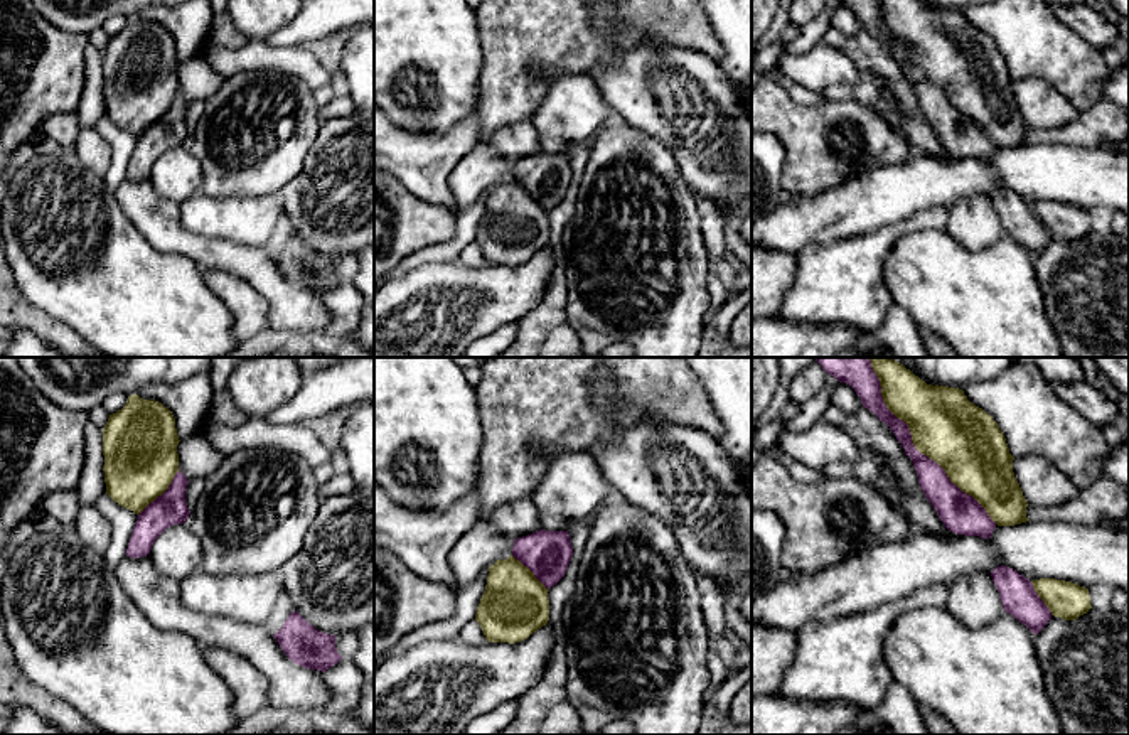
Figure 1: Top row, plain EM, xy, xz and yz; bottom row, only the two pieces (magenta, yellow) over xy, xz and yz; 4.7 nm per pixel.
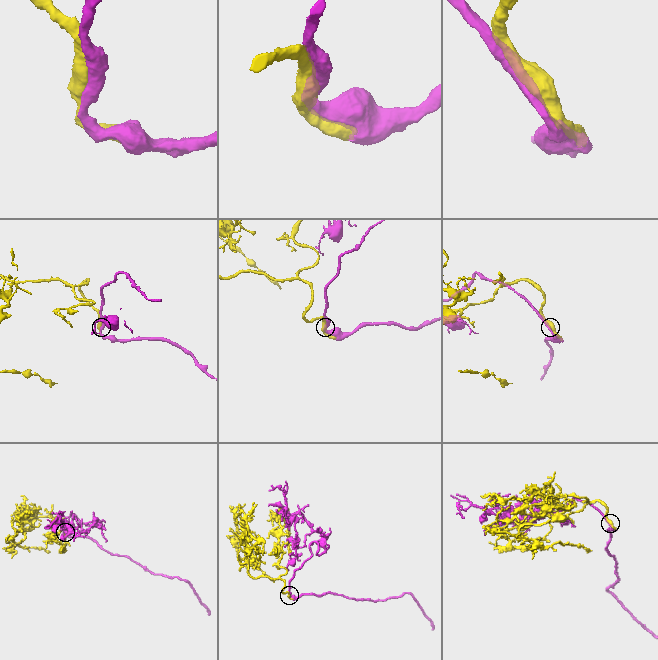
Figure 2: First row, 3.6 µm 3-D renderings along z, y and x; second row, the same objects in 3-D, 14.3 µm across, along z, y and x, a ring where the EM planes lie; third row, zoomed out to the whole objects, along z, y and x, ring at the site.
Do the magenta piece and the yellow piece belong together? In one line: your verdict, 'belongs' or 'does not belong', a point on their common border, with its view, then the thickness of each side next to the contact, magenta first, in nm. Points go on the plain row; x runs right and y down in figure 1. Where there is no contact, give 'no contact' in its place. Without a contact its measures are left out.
belongs | yz (922, 76) | 160/340 nm

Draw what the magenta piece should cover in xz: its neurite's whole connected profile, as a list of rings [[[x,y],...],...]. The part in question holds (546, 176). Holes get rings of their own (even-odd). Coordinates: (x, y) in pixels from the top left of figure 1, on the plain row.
[[[539,152],[514,162],[512,177],[489,189],[475,243],[489,265],[521,265],[549,243],[548,212],[568,192],[568,153]]]

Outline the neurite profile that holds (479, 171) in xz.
[[[479,142],[447,179],[458,211],[474,206],[485,190],[497,184],[500,175],[512,172],[512,169],[512,160],[495,153],[490,143]]]

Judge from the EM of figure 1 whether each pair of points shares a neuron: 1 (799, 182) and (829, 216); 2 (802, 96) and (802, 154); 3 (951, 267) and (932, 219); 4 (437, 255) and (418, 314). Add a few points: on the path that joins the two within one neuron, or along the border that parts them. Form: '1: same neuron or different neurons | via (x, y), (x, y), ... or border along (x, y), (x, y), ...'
1: different neurons | border along (846, 179), (814, 196), (794, 198)
2: different neurons | border along (772, 78), (799, 103), (824, 101)
3: different neurons | border along (944, 228), (915, 230), (898, 240)
4: different neurons | border along (457, 260), (420, 263), (396, 278)

